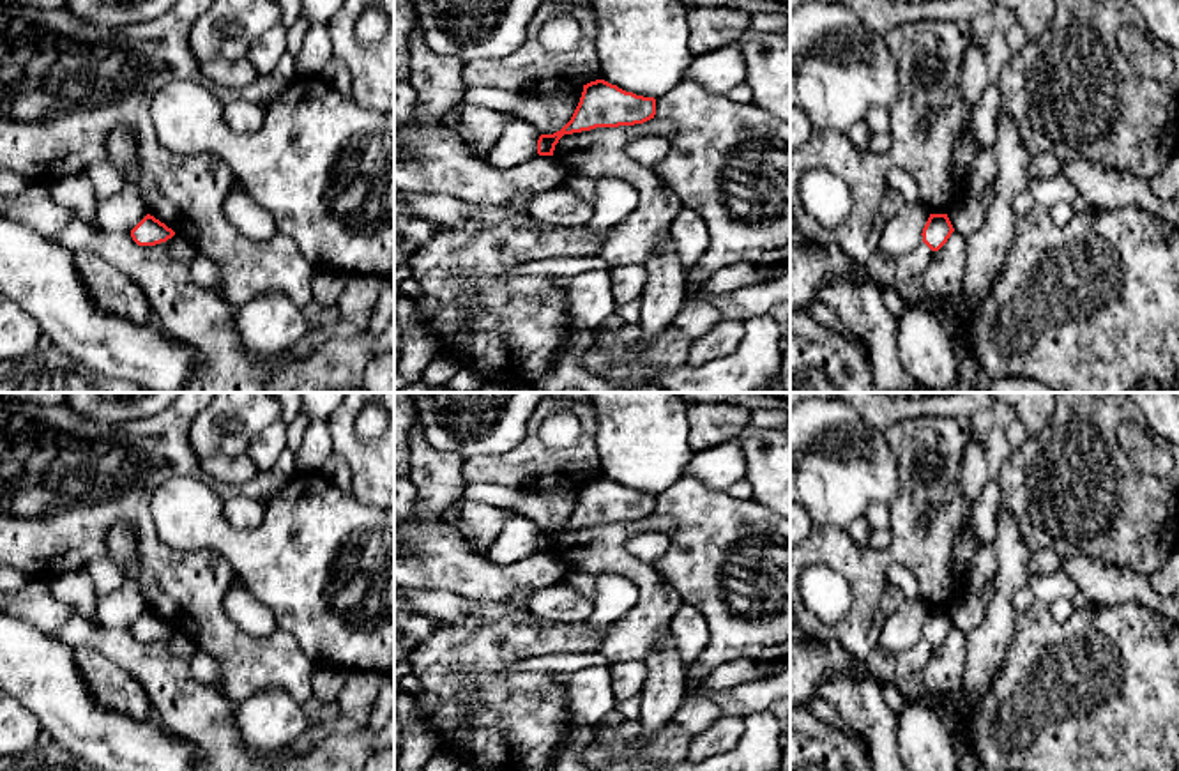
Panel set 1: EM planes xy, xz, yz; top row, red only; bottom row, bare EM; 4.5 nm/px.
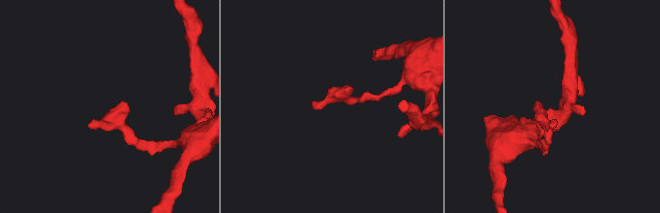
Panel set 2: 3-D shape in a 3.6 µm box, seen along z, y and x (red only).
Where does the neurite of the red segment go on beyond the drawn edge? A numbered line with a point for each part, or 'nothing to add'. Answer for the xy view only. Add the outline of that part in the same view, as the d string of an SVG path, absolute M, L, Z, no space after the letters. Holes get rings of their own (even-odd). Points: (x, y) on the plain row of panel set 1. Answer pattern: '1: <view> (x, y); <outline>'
nothing to add

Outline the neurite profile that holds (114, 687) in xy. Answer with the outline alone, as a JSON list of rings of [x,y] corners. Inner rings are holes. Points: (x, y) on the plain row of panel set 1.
[[[83,647],[72,649],[72,656],[97,702],[134,720],[145,720],[154,714],[143,686],[120,665],[101,653]]]

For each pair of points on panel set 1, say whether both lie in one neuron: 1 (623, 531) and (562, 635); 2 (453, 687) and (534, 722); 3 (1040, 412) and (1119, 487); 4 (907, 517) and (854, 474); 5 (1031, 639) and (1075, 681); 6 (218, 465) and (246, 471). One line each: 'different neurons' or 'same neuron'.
1: different neurons
2: same neuron
3: different neurons
4: different neurons
5: same neuron
6: same neuron

